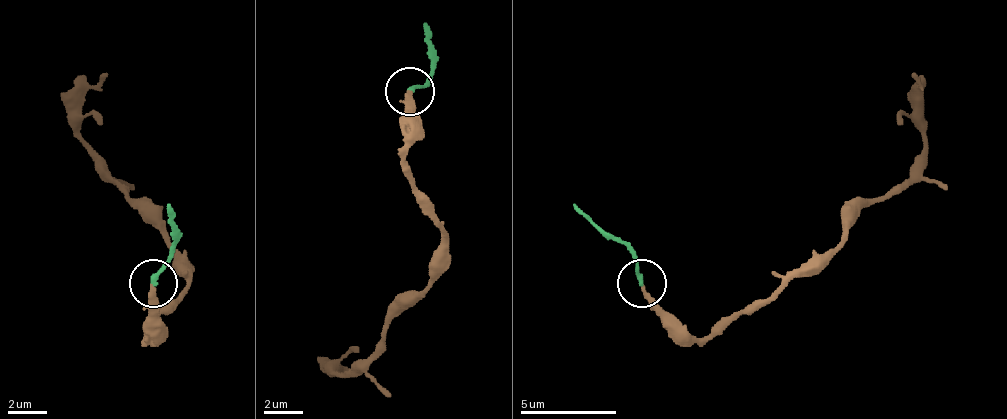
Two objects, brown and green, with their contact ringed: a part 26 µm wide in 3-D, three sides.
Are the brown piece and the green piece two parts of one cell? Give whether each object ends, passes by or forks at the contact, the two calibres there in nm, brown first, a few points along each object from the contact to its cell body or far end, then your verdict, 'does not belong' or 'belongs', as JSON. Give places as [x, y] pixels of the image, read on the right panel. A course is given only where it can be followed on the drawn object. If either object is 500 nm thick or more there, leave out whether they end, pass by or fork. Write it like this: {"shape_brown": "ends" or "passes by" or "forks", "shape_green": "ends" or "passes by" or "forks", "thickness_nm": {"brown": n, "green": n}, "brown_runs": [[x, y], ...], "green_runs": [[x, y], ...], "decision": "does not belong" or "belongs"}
{"shape_brown": "ends", "shape_green": "ends", "thickness_nm": {"brown": 240, "green": 200}, "brown_runs": [[643, 282], [691, 335], [710, 340], [802, 277], [846, 224], [913, 171], [923, 137], [923, 98], [913, 74]], "green_runs": [[643, 282], [624, 243], [575, 205]], "decision": "does not belong"}

